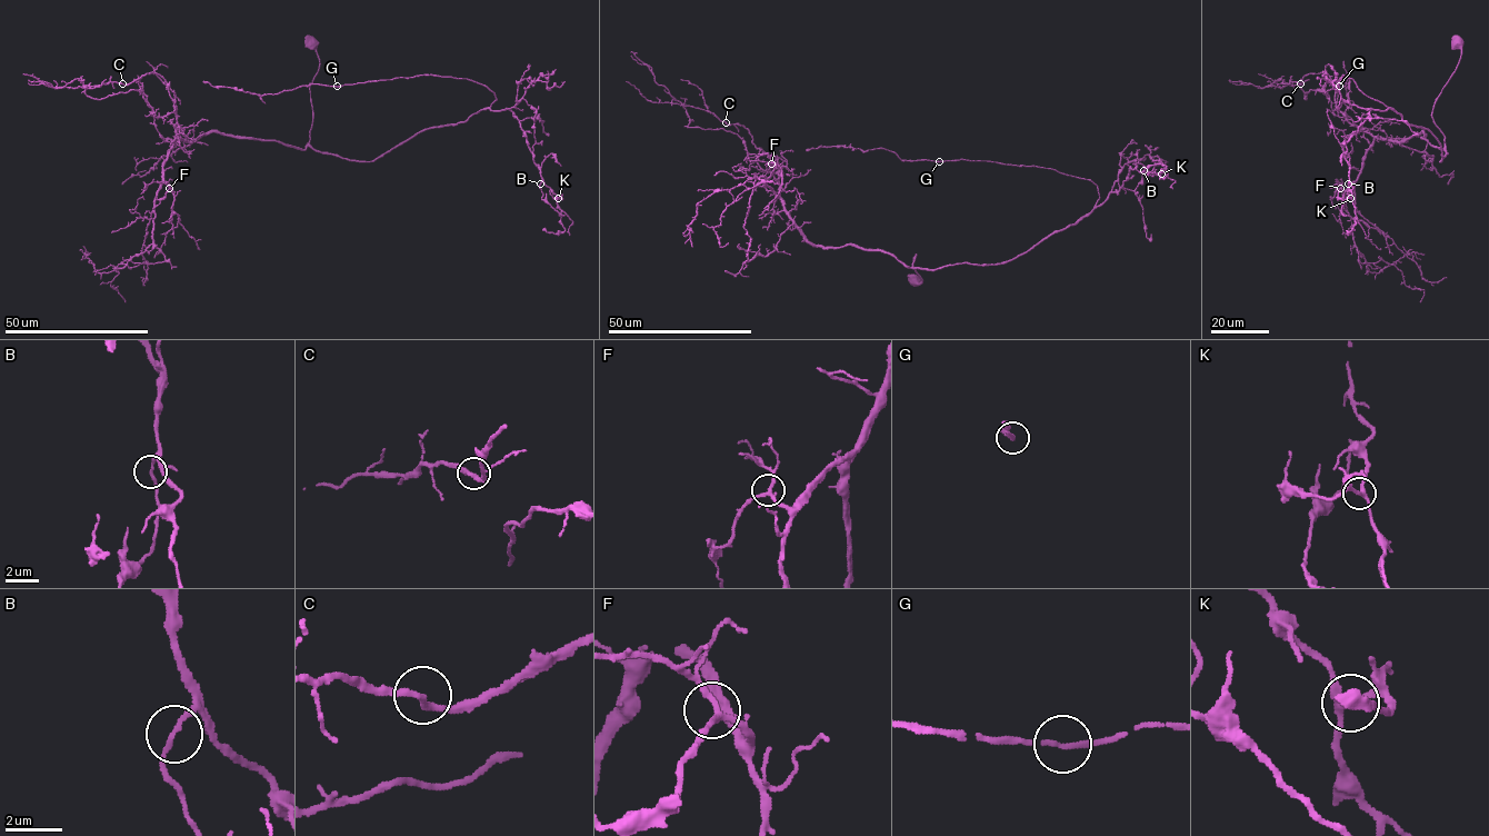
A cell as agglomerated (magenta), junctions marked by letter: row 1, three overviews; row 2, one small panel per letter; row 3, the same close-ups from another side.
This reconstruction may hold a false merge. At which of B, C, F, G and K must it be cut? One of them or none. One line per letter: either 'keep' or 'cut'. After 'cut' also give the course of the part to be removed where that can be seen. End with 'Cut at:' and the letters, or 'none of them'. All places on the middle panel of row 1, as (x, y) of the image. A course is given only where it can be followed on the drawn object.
B: keep
C: keep
F: keep
G: keep
K: keep
Cut at: none of them

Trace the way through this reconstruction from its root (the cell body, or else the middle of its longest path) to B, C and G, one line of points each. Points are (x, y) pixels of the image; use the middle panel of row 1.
B: (913, 280), (922, 282), (916, 255), (912, 268), (926, 269), (1012, 260), (1088, 215), (1131, 168), (1143, 170)
C: (913, 280), (922, 282), (916, 255), (907, 267), (879, 250), (811, 245), (779, 196), (777, 159), (726, 122)
G: (913, 280), (922, 282), (916, 255), (912, 268), (1003, 264), (1099, 198), (1092, 181), (1051, 168), (939, 161)

